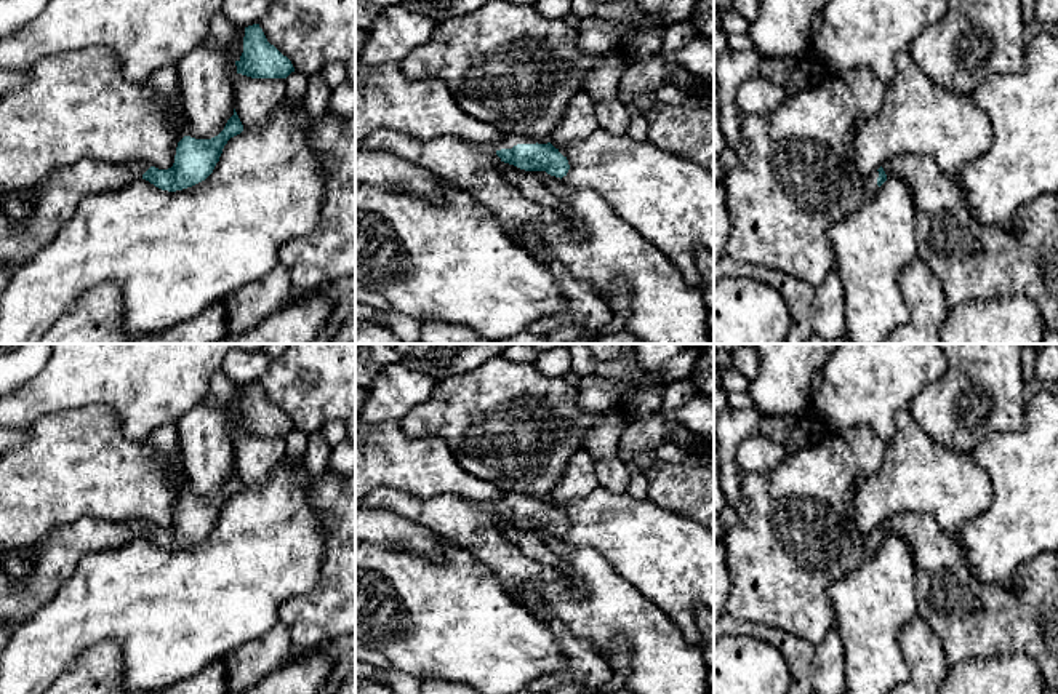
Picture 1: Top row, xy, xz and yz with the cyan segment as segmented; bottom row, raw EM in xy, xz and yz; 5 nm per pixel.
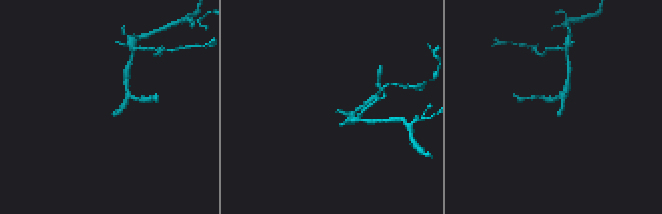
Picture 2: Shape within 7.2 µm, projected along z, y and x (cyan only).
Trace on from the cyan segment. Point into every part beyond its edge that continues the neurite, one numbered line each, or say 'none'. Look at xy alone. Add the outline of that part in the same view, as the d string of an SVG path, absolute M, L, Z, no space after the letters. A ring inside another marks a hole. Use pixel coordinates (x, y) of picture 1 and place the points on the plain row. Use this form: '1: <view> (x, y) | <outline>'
1: xy (56, 557) | M80 518L56 528L32 547L34 560L24 577L10 577L0 550L0 622L21 622L45 606L72 576L78 563L94 552L128 545L150 526L147 521Z

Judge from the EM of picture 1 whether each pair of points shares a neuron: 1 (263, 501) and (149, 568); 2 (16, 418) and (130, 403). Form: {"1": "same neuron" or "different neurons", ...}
{"1": "same neuron", "2": "same neuron"}

